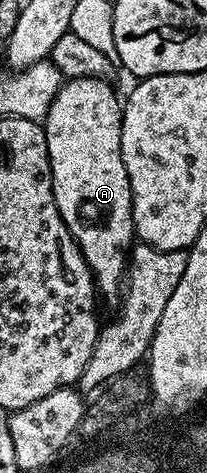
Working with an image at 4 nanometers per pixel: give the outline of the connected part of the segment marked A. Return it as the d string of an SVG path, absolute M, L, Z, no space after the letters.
M82 76L81 79L68 79L61 82L58 93L54 97L54 101L50 105L50 109L46 113L42 124L46 133L46 149L50 157L50 169L52 170L52 188L54 189L54 201L58 205L58 213L62 217L62 221L66 221L66 225L70 229L70 233L74 237L74 241L80 247L82 257L86 261L86 265L92 270L92 280L96 283L96 290L101 296L116 295L119 296L122 291L122 284L125 282L126 264L129 261L129 254L134 246L134 221L132 220L132 190L130 189L130 177L126 173L126 165L122 161L122 110L121 96L116 96L116 91L111 87L111 82L95 79L94 77Z

